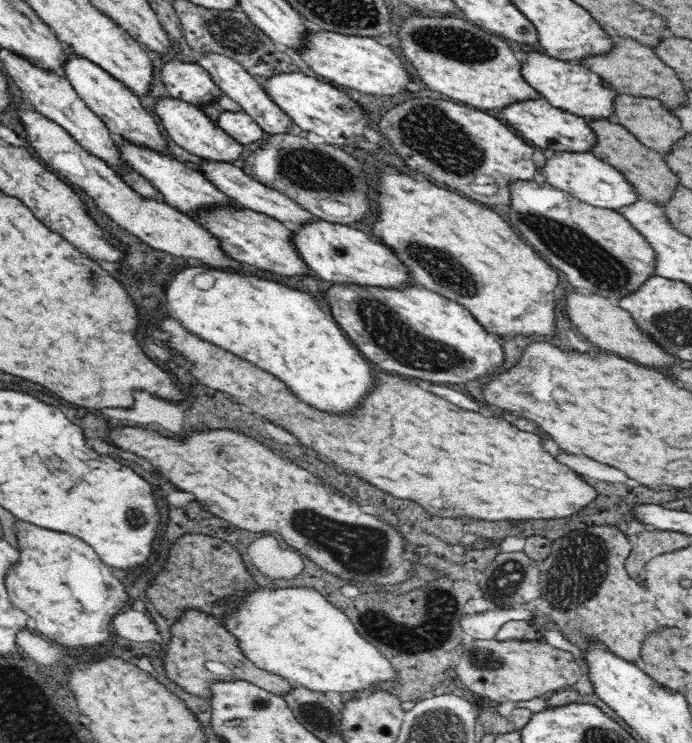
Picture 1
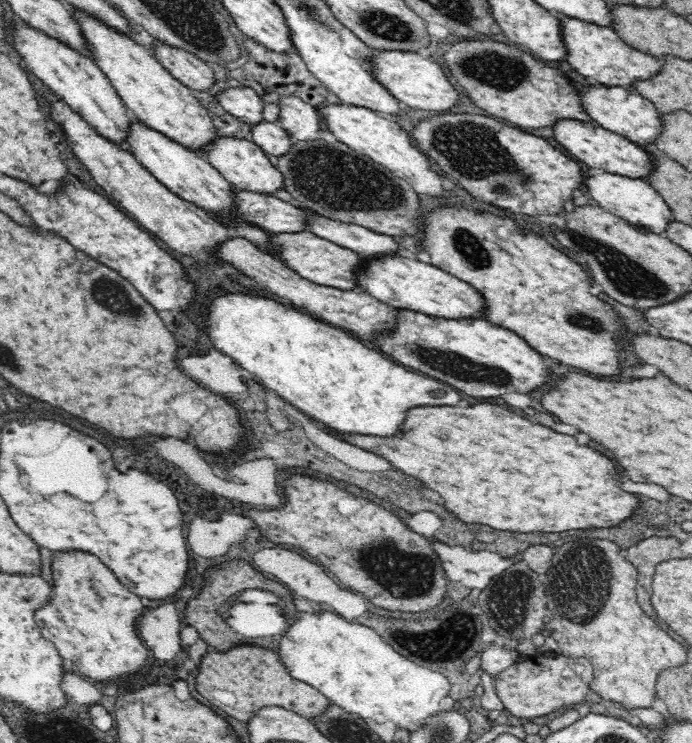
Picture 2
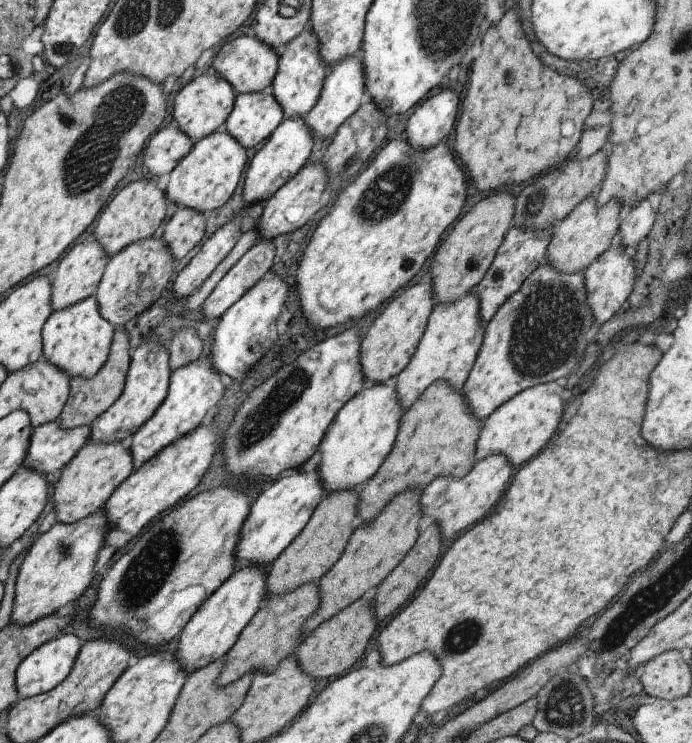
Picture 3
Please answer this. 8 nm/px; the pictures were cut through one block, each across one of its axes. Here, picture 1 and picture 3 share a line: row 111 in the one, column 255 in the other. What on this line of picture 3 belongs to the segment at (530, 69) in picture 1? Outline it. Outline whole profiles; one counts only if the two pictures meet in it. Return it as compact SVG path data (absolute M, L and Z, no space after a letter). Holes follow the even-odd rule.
M246 565L235 568L234 572L213 592L210 598L193 614L178 635L177 650L174 652L178 663L187 674L202 668L225 656L237 641L243 628L251 621L255 612L265 600L267 568Z

